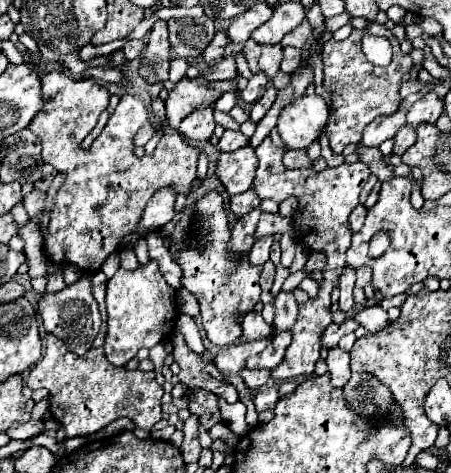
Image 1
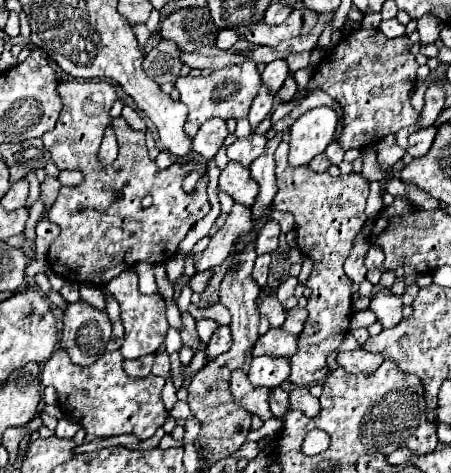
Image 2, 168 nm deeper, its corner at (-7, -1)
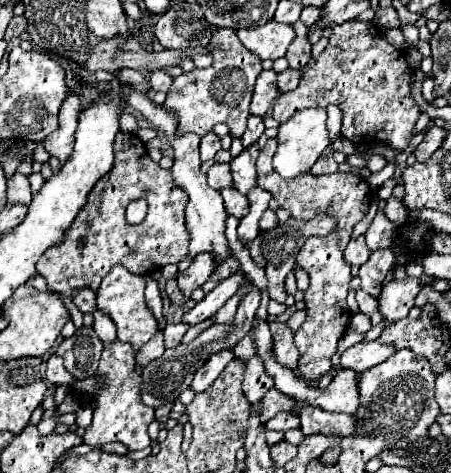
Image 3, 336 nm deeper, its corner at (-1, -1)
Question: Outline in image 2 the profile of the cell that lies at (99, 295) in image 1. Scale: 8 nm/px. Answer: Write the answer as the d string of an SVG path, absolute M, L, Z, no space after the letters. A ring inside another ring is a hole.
M102 289L102 295L106 301L106 313L112 321L112 337L106 345L104 355L96 363L92 363L88 367L80 367L70 361L68 351L58 349L44 363L42 385L56 387L60 411L64 413L64 417L80 423L80 427L86 431L84 441L92 441L98 437L122 435L122 433L134 433L140 439L148 439L168 419L164 403L160 399L160 393L162 393L166 379L156 377L156 375L148 375L144 379L138 379L138 377L130 377L124 373L124 369L122 369L124 359L120 355L124 327L120 321L120 309L118 309L116 299L112 295L108 295L104 289Z

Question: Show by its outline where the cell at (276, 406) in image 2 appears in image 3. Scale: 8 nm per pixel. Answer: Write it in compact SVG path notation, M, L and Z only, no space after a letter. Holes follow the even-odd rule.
M278 413L274 419L266 423L268 429L272 431L288 431L288 429L298 429L300 427L300 417L296 413Z

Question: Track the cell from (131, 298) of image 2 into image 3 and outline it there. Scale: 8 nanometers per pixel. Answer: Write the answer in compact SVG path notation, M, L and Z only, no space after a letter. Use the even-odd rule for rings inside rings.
M116 265L102 281L102 287L96 293L96 301L98 301L98 309L102 313L108 313L110 319L114 321L116 329L118 329L118 339L122 343L130 343L136 351L146 345L156 333L158 327L154 323L154 317L150 315L150 309L146 307L144 301L144 289L146 289L146 279L144 275L134 275L130 271L126 271L126 267Z

